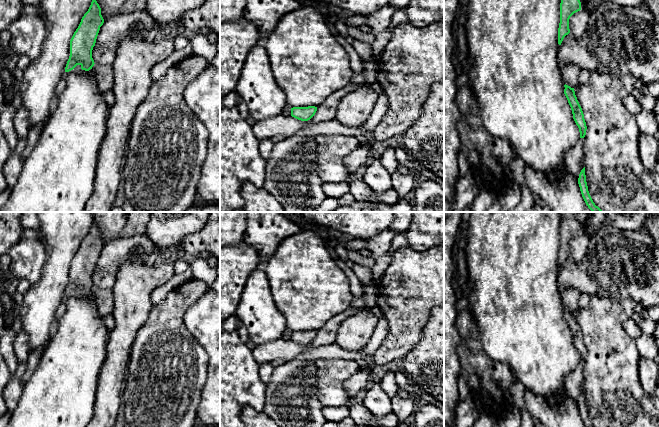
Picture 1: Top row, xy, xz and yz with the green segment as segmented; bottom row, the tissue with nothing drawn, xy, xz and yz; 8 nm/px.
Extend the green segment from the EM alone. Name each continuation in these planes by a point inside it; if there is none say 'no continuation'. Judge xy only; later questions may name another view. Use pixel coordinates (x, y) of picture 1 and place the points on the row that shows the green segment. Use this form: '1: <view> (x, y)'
no continuation

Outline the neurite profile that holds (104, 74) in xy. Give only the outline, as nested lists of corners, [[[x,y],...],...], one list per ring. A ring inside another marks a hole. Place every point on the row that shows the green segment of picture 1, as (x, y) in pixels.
[[[94,64],[93,68],[100,92],[104,94],[105,92],[112,90],[114,86],[112,66]]]

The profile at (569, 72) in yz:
[[[560,64],[560,71],[564,85],[575,88],[578,83],[578,75],[581,68],[576,64]]]

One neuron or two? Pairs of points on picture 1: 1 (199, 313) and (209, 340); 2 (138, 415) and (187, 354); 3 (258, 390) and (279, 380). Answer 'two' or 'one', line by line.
1: one
2: one
3: two

